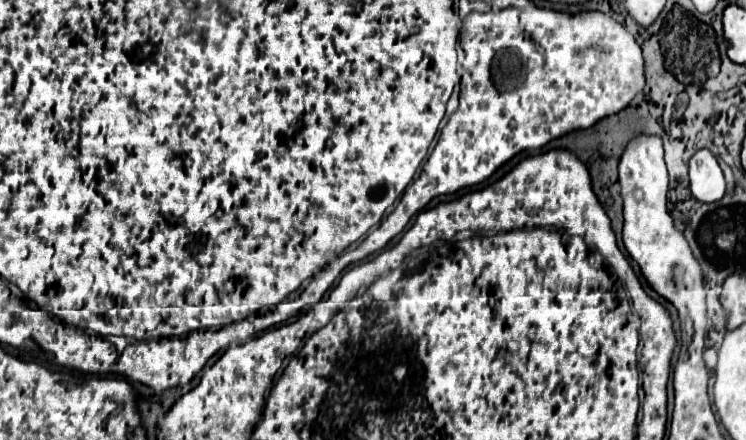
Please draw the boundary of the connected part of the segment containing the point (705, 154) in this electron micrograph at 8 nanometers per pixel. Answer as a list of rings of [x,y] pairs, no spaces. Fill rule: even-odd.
[[[698,150],[690,160],[690,190],[704,204],[718,202],[726,192],[726,180],[716,156],[710,150]]]

